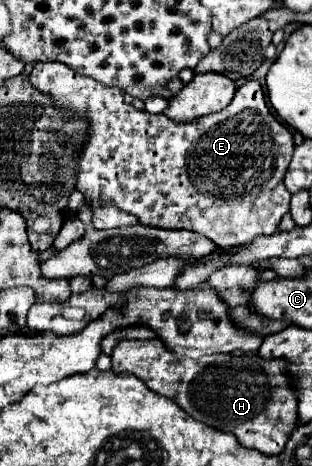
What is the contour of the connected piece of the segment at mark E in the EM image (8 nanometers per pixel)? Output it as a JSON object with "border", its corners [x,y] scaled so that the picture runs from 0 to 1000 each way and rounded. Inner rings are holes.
{"border":[[[189,133],[112,137],[93,167],[99,180],[157,202],[189,232],[285,245],[285,300],[260,322],[253,369],[240,382],[247,408],[272,421],[292,446],[375,442],[439,464],[458,485],[638,498],[683,515],[702,532],[785,524],[817,506],[862,506],[869,498],[888,498],[907,459],[926,455],[933,416],[907,399],[907,378],[939,330],[939,292],[862,240],[824,172],[785,176],[715,240],[638,253],[612,266],[561,266],[529,245],[433,236],[420,223],[394,219],[394,197],[381,189],[330,185],[311,172],[253,163]],[[837,408],[856,408],[862,416],[837,421]],[[792,416],[804,416],[804,425],[779,429]]]}

